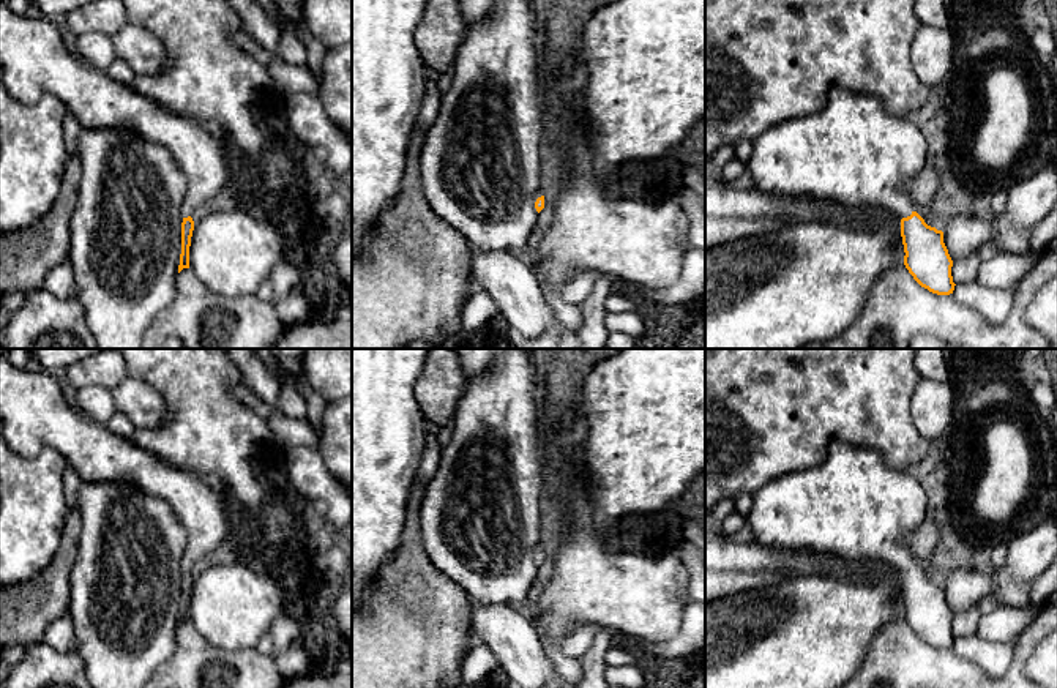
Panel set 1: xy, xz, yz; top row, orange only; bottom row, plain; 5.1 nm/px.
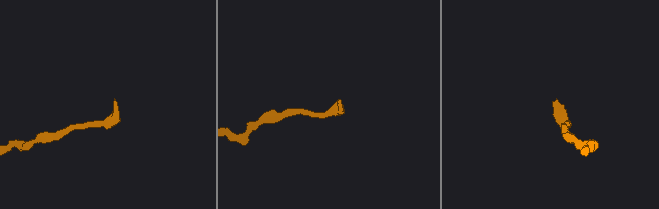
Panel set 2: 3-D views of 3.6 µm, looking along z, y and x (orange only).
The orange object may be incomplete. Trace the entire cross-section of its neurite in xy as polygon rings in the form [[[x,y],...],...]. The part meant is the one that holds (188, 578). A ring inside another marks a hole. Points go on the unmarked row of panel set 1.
[[[0,355],[0,426],[5,442],[24,458],[50,447],[66,458],[80,481],[125,481],[172,507],[188,535],[178,626],[189,622],[192,566],[222,543],[232,543],[224,495],[200,477],[88,418],[49,372],[16,368],[5,355]]]

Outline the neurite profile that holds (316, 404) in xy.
[[[304,382],[297,385],[298,393],[304,398],[308,406],[306,423],[320,434],[323,426],[323,412],[327,401],[316,390],[312,390]]]

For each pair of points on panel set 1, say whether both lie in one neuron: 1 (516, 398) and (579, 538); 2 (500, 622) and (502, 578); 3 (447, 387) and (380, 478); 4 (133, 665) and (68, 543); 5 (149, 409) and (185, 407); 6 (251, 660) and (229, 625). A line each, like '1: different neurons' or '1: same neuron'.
1: different neurons
2: different neurons
3: different neurons
4: different neurons
5: different neurons
6: different neurons

